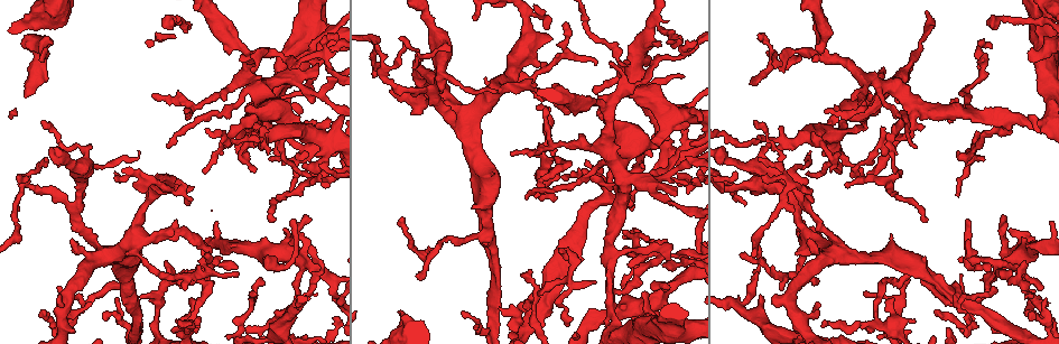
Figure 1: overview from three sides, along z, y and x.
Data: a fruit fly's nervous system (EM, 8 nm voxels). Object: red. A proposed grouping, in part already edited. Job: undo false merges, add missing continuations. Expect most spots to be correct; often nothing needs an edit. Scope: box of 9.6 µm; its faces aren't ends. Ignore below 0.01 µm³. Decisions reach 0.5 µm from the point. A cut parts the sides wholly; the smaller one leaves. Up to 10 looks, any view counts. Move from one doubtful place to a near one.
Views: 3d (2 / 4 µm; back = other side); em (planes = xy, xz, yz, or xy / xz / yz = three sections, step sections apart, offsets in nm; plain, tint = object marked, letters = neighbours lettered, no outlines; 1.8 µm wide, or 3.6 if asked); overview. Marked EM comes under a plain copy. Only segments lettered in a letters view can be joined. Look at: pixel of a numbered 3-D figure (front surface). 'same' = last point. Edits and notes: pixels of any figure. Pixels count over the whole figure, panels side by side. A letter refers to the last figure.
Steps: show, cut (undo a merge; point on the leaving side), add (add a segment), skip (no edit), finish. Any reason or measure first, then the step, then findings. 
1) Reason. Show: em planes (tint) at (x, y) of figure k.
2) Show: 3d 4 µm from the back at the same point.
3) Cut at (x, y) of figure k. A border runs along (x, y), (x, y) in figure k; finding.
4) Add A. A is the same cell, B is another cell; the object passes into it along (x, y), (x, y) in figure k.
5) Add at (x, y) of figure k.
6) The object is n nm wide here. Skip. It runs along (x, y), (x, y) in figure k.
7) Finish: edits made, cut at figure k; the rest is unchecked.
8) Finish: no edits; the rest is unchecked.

A narrow waist. Show: 3d 4 µm at (429, 17) of figure 1.

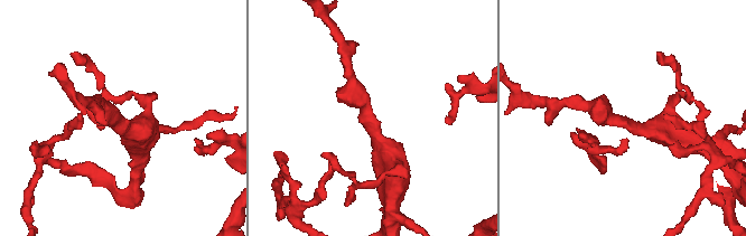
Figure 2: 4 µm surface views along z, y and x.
Show: em 3.6 µm planes (letters) at (368, 117) of figure 2.

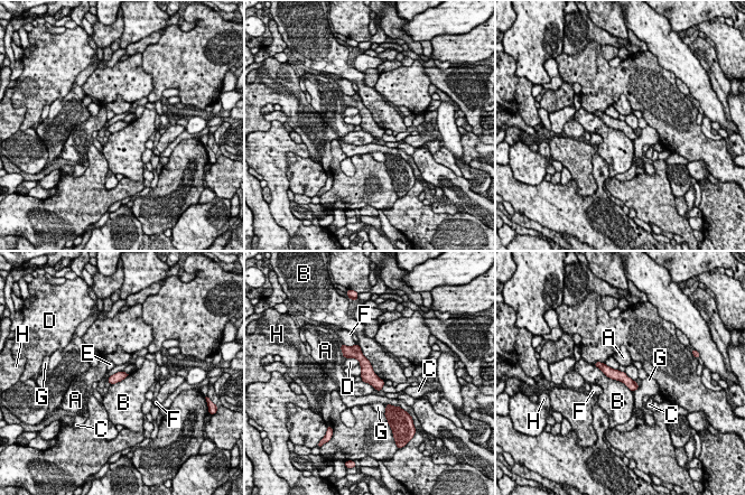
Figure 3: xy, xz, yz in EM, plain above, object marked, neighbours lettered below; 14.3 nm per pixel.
The longest contact is with B, 700 nm. Skip. A, B, C, D, E, F, G and H are other cells; it runs along (350, 352), (363, 361), (379, 388) in figure 3; one neuron here.

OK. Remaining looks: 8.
Branch stops here. Show: 3d 2 µm at (186, 270) of figure 1.

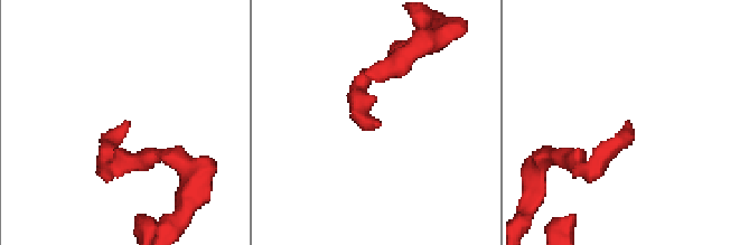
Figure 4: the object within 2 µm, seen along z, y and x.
Shape alone is not enough. Show: em yz step 8 (tint) at (127, 123) of figure 4.

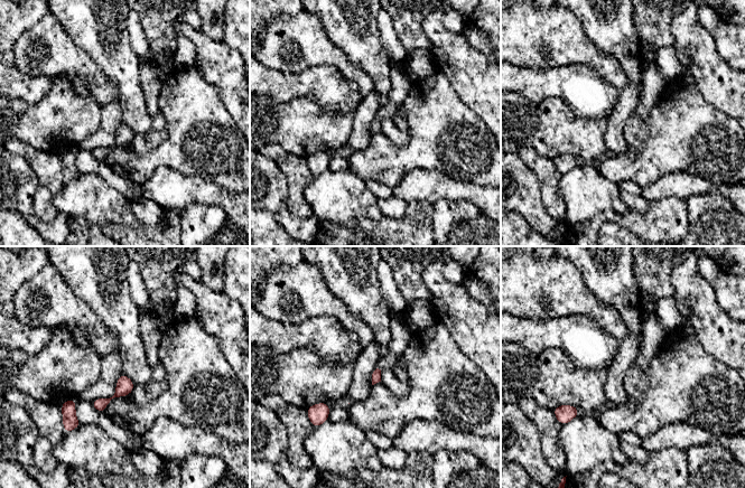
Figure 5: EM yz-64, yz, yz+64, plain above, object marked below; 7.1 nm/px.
Show: em yz step 8 (letters) at the same point.

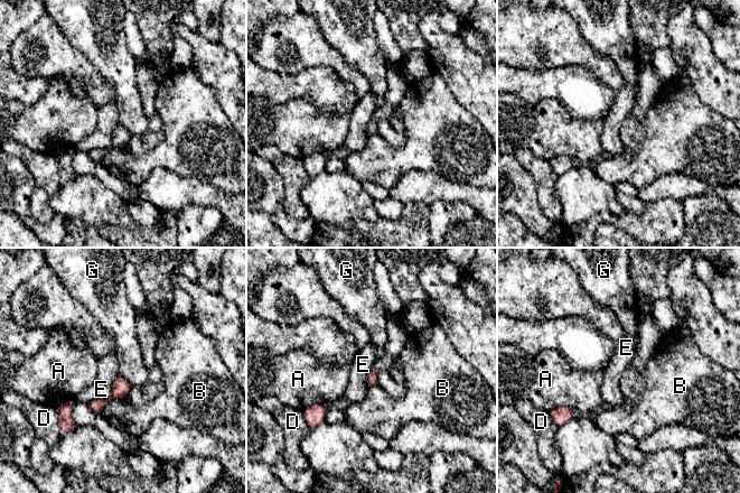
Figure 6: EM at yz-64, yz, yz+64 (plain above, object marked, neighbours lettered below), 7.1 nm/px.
Skip. A, B, D, E and G are other cells; a border runs along (118, 374), (108, 398), (87, 402) in figure 6; no lettered segment goes on from it.

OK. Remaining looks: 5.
Three arms meet. Show: em xy step 16 (tint) at (951, 292) of figure 1.

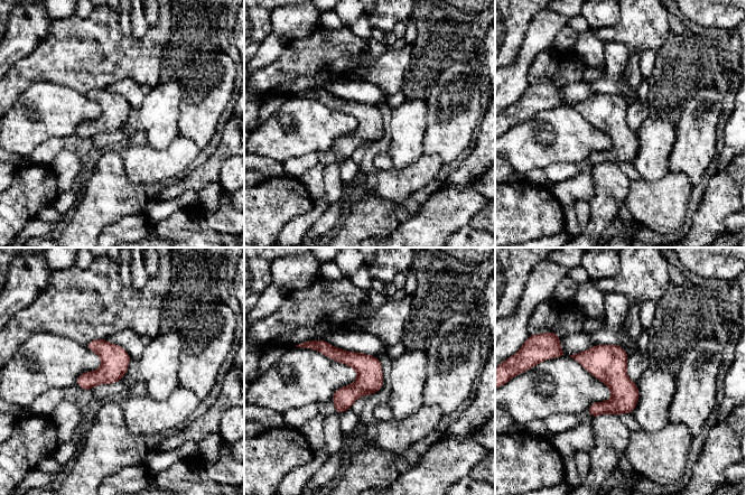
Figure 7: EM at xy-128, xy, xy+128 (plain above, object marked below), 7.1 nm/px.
What lies round it. Show: em xy step 16 (letters) at the same point.

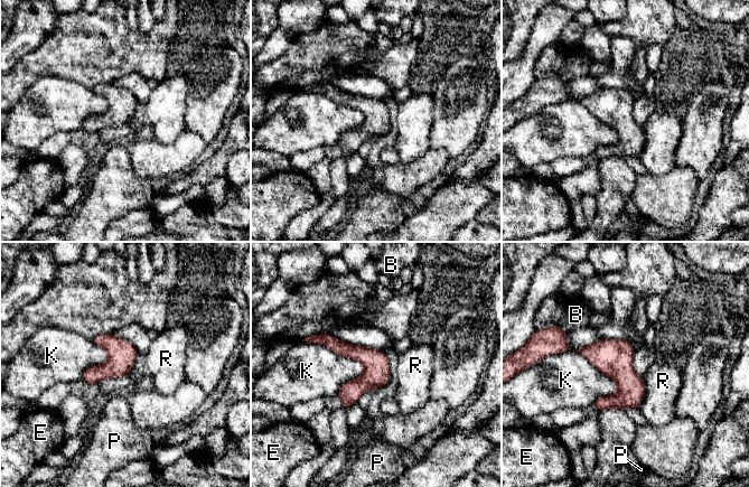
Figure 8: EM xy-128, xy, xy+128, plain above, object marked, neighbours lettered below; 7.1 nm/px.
Skip. B, E, K, P and R are other cells; a border runs along (303, 340), (356, 359), (363, 374) in figure 8; one neuron here.

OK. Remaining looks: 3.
Branch stops here. Show: 3d 4 µm at (1032, 238) of figure 1.

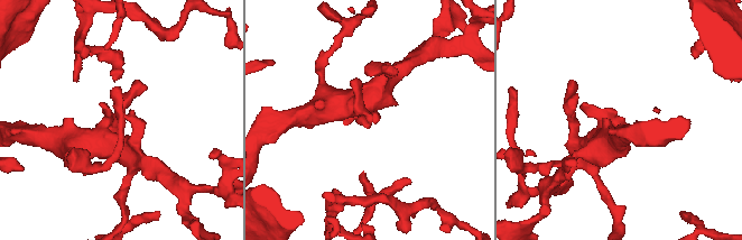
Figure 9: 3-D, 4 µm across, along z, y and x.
Need the tissue. Show: em xy step 4 (tint) at (622, 117) of figure 9.

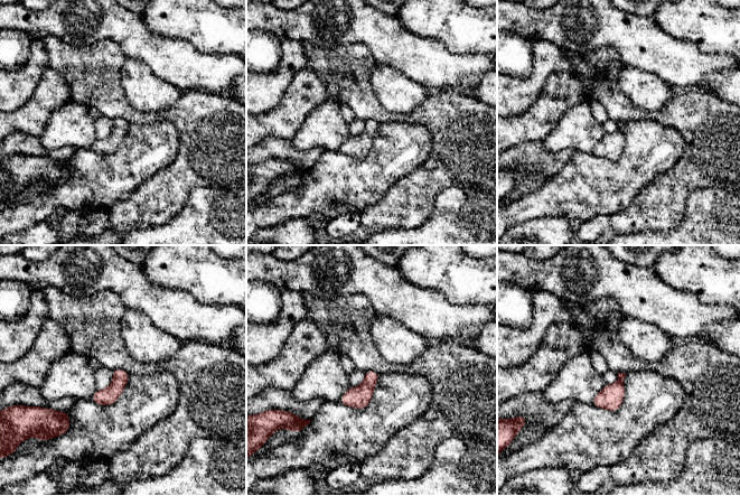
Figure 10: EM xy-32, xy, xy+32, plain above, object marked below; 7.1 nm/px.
Another direction. Show: em planes (letters) at the same point.

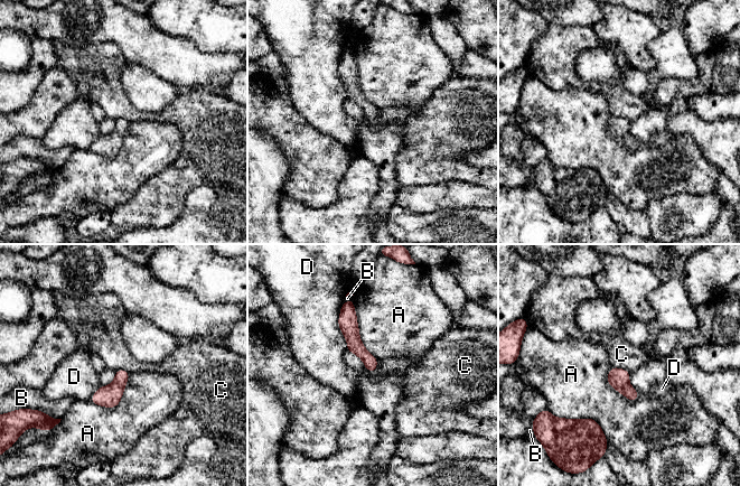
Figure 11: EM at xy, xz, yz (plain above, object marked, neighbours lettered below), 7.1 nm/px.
Skip. A, B, C and D are other cells; it runs along (349, 307), (354, 345), (372, 368) in figure 11; none of them fits.

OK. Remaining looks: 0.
Finish: no edits; the rest is unchecked.

